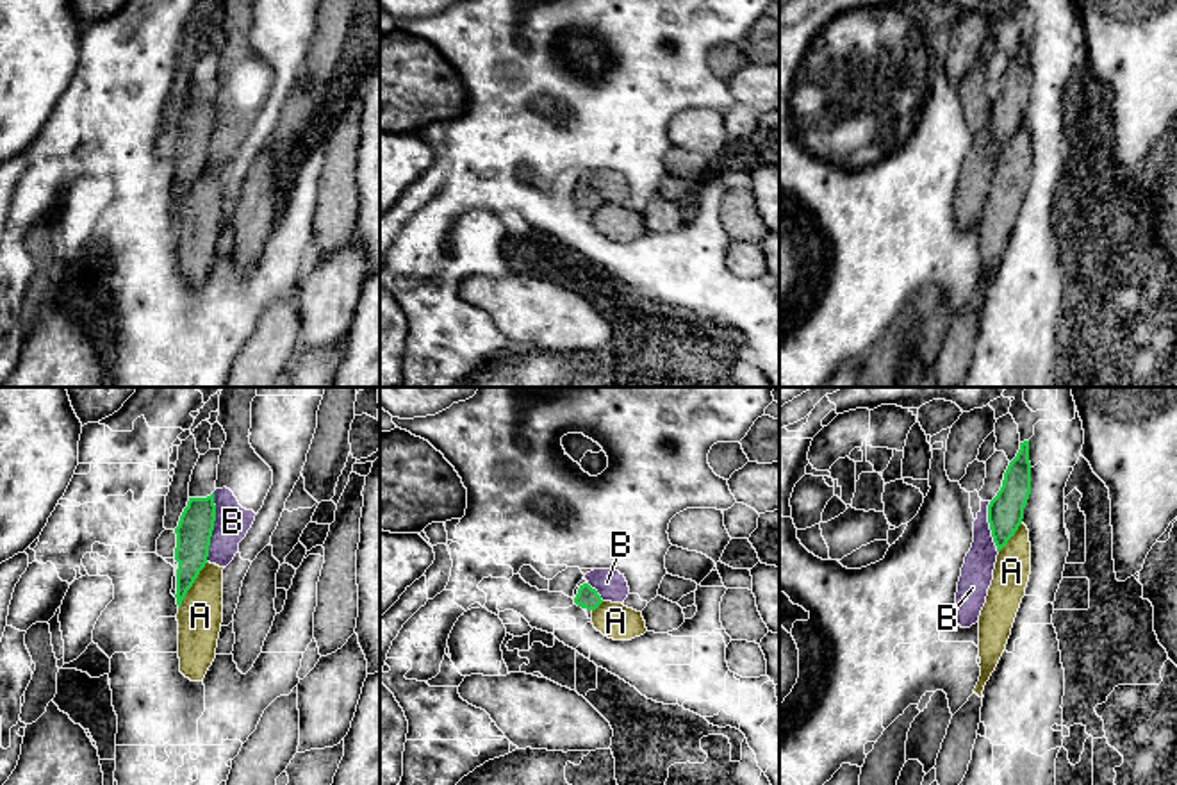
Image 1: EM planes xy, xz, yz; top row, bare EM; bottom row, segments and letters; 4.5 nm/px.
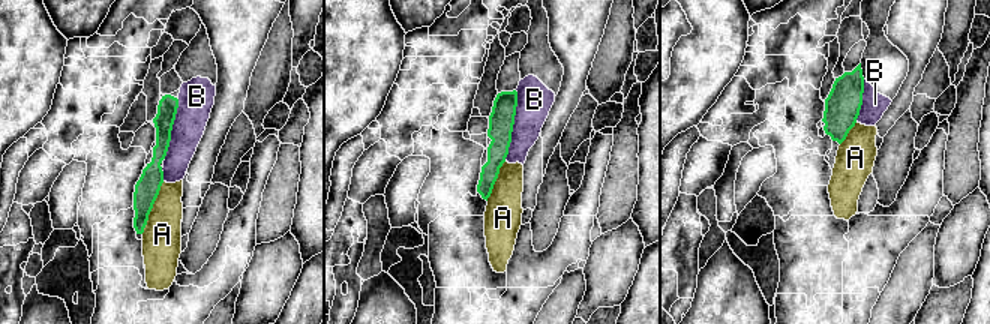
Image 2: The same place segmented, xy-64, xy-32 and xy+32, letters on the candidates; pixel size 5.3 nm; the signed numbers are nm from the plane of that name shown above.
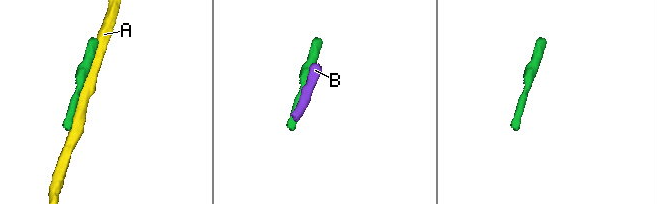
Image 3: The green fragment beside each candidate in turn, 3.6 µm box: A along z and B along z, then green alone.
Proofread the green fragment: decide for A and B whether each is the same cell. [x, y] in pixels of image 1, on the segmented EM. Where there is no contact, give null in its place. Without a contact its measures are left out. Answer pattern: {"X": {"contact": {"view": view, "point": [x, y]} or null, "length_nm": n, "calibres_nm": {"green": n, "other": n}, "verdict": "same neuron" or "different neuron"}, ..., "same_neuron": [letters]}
{"A": {"contact": {"view": "xy", "point": [191, 586]}, "length_nm": 260, "calibres_nm": {"green": 160, "other": 200}, "verdict": "different neuron"}, "B": {"contact": {"view": "xy", "point": [213, 527]}, "length_nm": 320, "calibres_nm": {"green": 160, "other": 160}, "verdict": "different neuron"}, "same_neuron": []}

